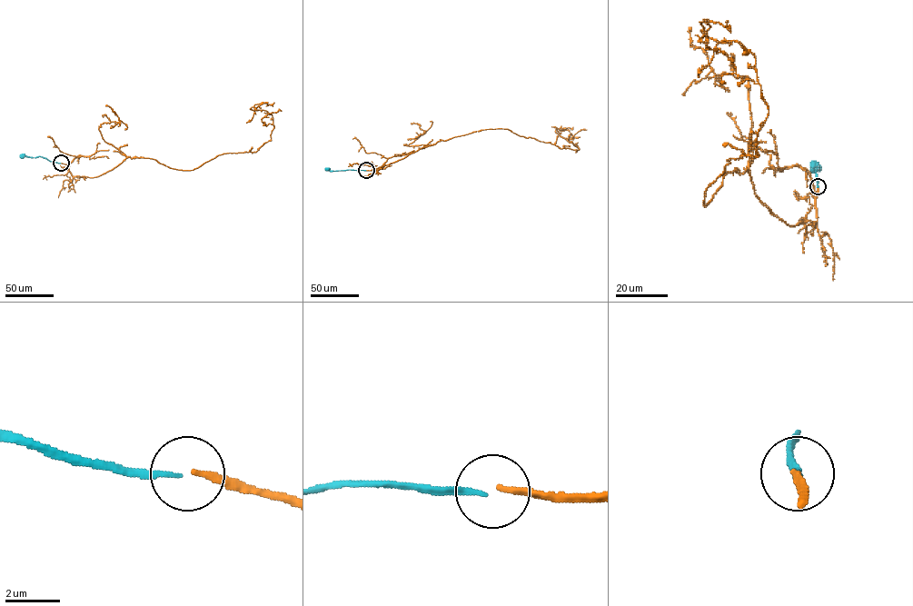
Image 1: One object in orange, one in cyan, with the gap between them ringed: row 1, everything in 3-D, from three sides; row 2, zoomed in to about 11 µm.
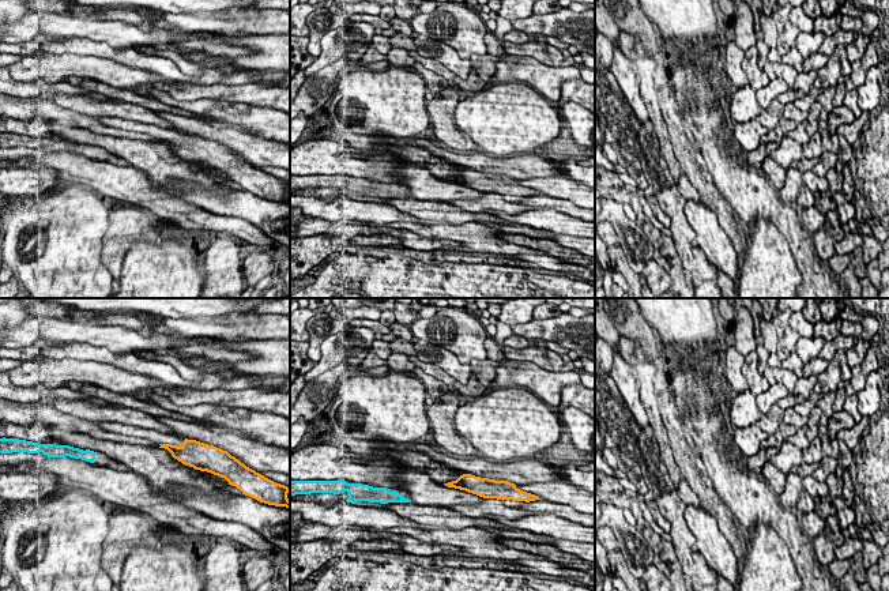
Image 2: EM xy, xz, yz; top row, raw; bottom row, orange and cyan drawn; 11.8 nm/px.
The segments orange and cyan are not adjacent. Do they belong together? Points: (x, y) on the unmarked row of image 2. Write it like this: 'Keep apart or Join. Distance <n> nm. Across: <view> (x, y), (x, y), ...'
Keep apart. Distance 440 nm. Across: xz (444, 179), (410, 195)

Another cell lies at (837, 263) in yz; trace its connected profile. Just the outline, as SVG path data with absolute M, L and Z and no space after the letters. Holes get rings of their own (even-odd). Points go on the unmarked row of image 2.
M835 253L826 263L833 276L840 276L841 272L848 266L851 266L850 255L839 255L839 253Z

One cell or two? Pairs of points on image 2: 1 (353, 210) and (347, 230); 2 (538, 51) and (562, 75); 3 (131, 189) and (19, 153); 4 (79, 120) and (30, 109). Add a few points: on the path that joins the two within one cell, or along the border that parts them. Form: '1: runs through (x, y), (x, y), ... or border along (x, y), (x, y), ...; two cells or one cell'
1: border along (319, 217), (327, 221), (360, 219), (381, 226); two cells
2: border along (523, 55), (547, 66), (575, 66); two cells
3: border along (48, 154), (42, 160); two cells
4: runs through (67, 117), (42, 109); one cell

